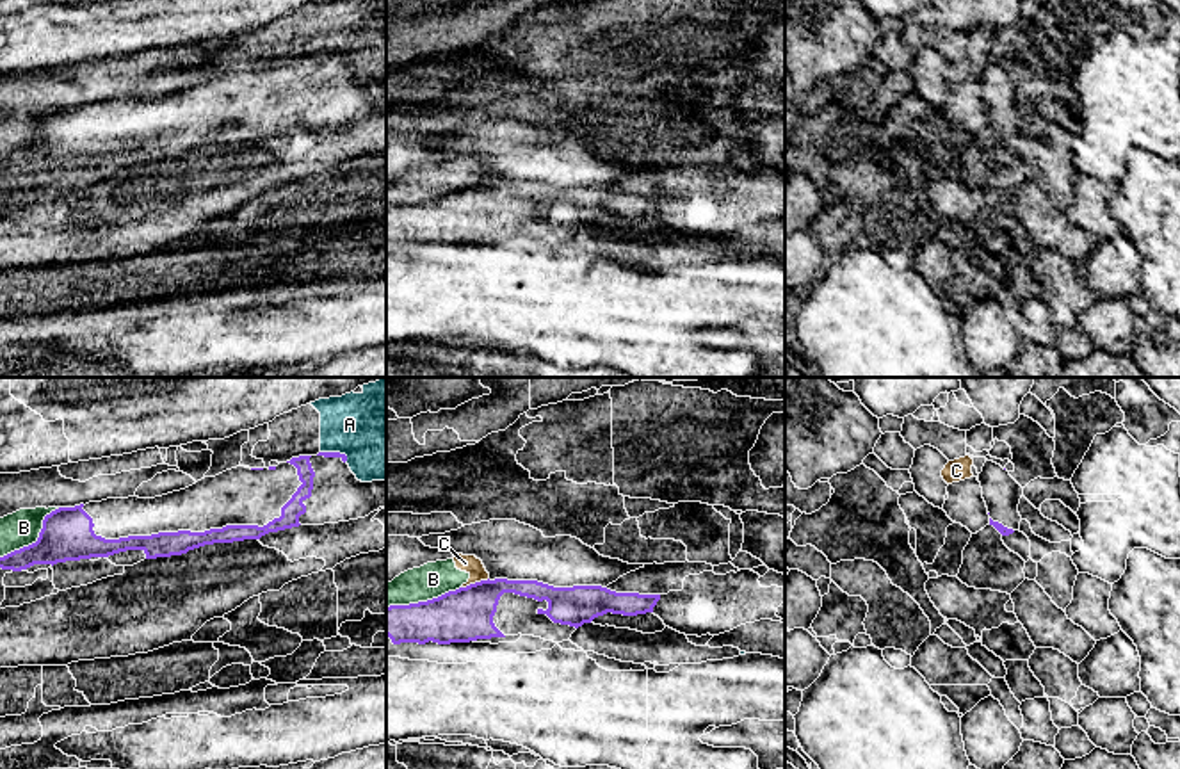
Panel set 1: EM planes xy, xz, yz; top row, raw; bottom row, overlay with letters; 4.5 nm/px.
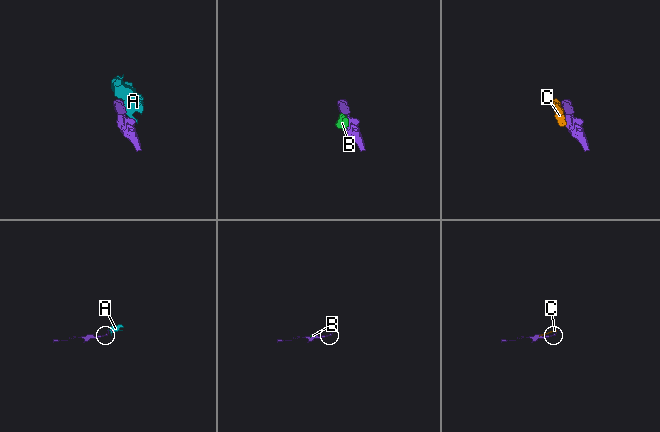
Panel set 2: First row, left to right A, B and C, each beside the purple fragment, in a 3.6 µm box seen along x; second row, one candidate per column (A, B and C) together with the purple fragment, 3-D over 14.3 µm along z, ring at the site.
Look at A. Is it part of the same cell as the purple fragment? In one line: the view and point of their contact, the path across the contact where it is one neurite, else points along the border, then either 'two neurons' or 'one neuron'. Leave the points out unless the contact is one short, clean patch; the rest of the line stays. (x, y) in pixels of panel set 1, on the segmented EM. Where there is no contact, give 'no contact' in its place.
meets purple in xy at (335, 453); border along xy (321, 451), (339, 451), (347, 460); two neurons

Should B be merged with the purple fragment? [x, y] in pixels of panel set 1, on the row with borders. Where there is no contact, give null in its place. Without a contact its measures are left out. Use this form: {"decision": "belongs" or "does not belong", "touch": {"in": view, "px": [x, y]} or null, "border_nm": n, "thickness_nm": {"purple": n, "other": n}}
{"decision": "does not belong", "touch": {"in": "xy", "px": [38, 540]}, "border_nm": 360, "thickness_nm": {"purple": 240, "other": 160}}

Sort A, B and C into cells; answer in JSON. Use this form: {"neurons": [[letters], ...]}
{"neurons": [["A"], ["B", "C"]]}

